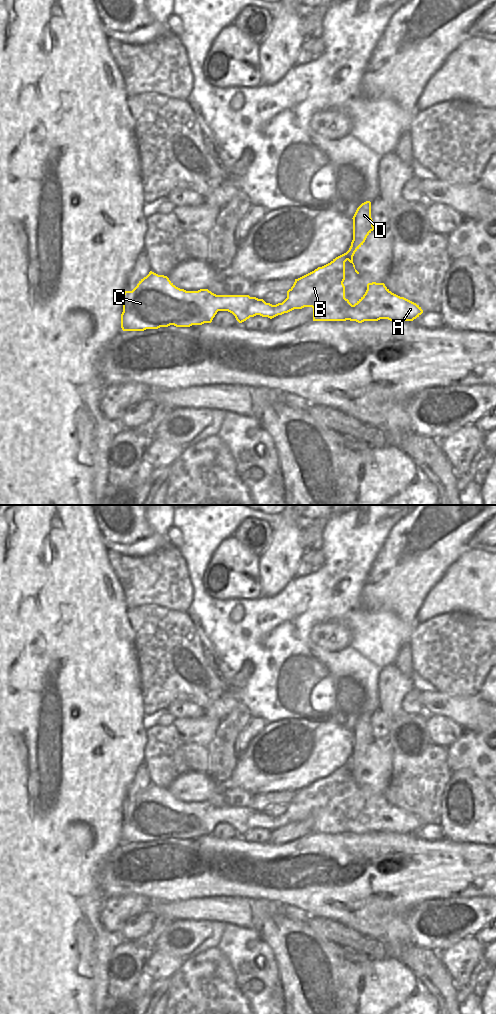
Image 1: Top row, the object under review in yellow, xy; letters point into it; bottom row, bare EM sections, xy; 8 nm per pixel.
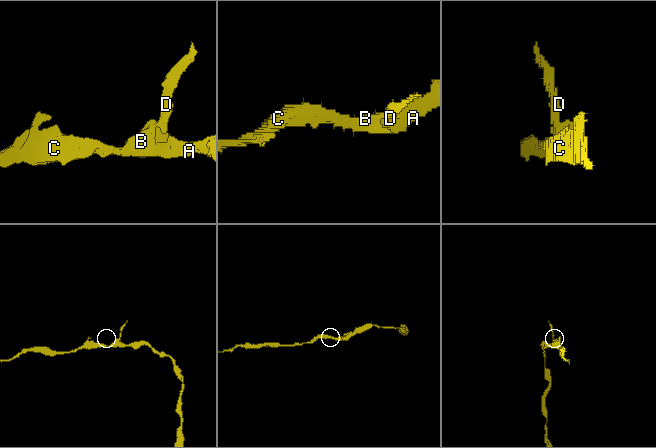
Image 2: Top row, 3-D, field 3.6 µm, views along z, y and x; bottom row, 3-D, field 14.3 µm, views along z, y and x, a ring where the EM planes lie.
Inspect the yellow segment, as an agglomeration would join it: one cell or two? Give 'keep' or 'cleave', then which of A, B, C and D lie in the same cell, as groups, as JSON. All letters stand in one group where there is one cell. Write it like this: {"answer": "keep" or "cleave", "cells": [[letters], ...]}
{"answer": "keep", "cells": [["A", "B", "C", "D"]]}

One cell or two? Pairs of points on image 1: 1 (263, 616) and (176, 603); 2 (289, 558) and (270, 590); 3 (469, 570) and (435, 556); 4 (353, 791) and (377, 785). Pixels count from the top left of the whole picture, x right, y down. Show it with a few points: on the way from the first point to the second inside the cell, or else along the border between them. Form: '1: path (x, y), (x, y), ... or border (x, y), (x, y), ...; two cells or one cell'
1: border (191, 581), (192, 601), (186, 612); two cells
2: path (283, 566), (275, 574), (272, 582); one cell
3: border (471, 549), (466, 551), (437, 581); two cells
4: border (358, 786), (369, 794); two cells

